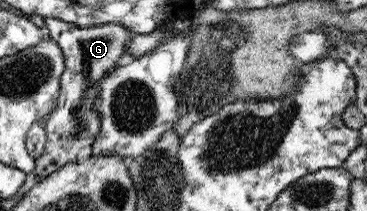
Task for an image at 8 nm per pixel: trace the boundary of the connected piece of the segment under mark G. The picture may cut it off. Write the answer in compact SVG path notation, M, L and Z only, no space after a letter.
M44 17L44 21L49 30L48 35L58 43L64 53L64 72L60 76L61 88L56 109L44 121L44 130L47 134L44 152L38 160L35 160L34 170L26 173L24 188L20 188L20 194L26 194L35 184L42 182L61 166L76 161L80 150L90 147L96 140L102 120L95 103L101 96L102 78L114 68L118 68L118 60L128 54L126 44L133 35L128 27L122 27L118 23L80 28L74 23L56 18Z

